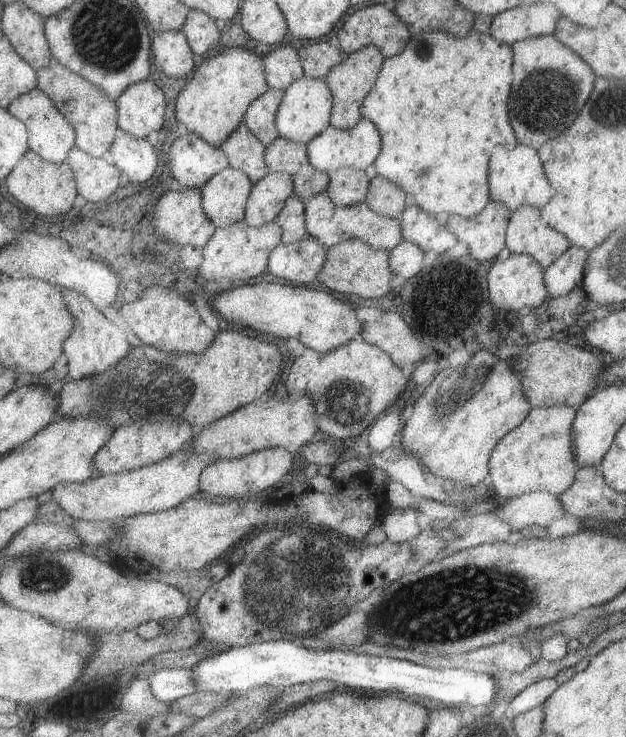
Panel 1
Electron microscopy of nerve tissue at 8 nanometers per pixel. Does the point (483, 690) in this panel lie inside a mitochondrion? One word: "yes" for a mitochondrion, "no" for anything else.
no

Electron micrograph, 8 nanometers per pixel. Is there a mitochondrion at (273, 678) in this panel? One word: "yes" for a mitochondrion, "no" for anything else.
no

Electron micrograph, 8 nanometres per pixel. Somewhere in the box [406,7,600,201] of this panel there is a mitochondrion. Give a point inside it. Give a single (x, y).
(542, 105)

